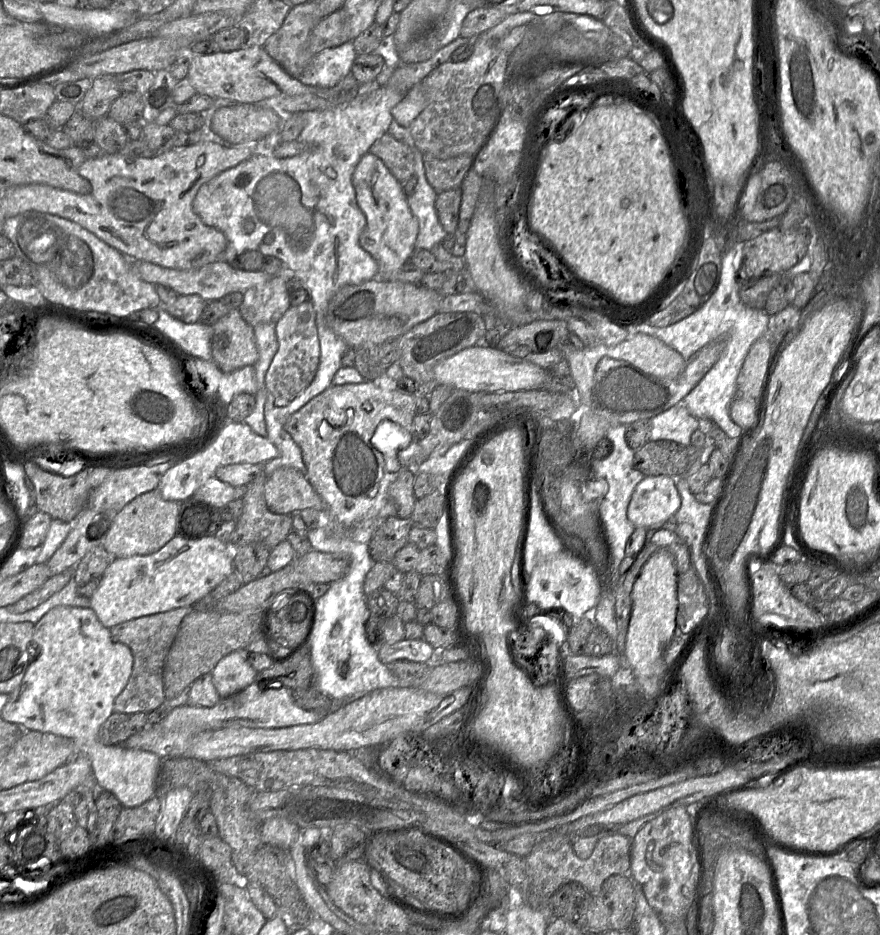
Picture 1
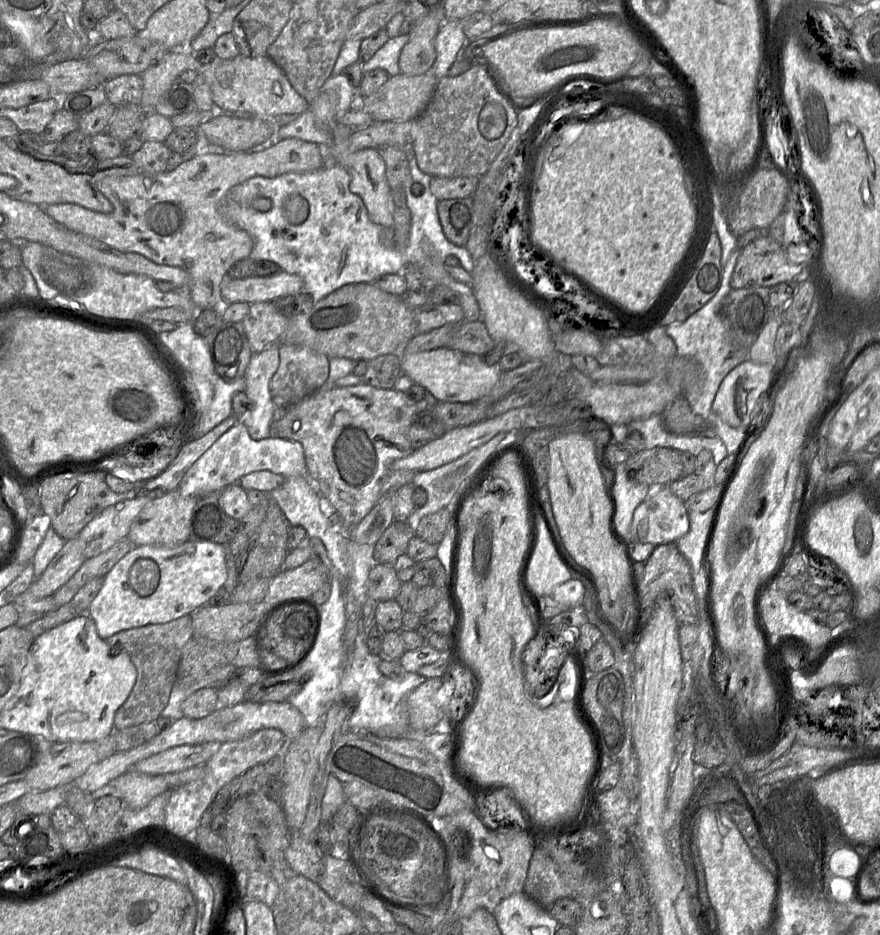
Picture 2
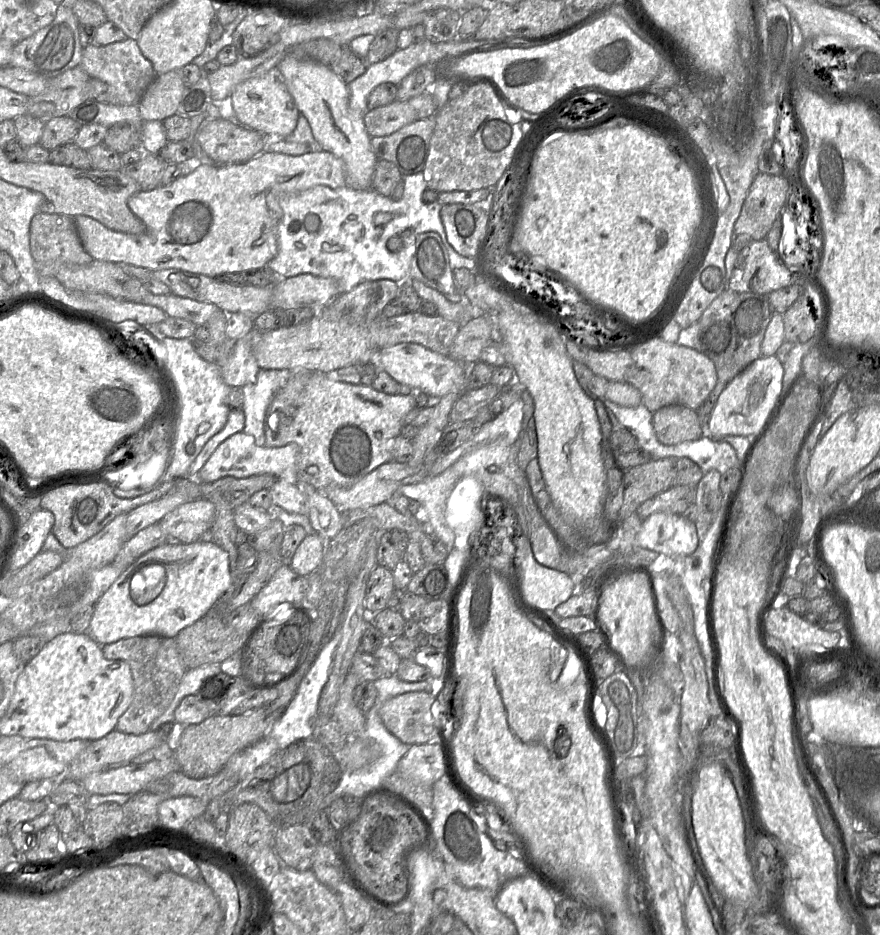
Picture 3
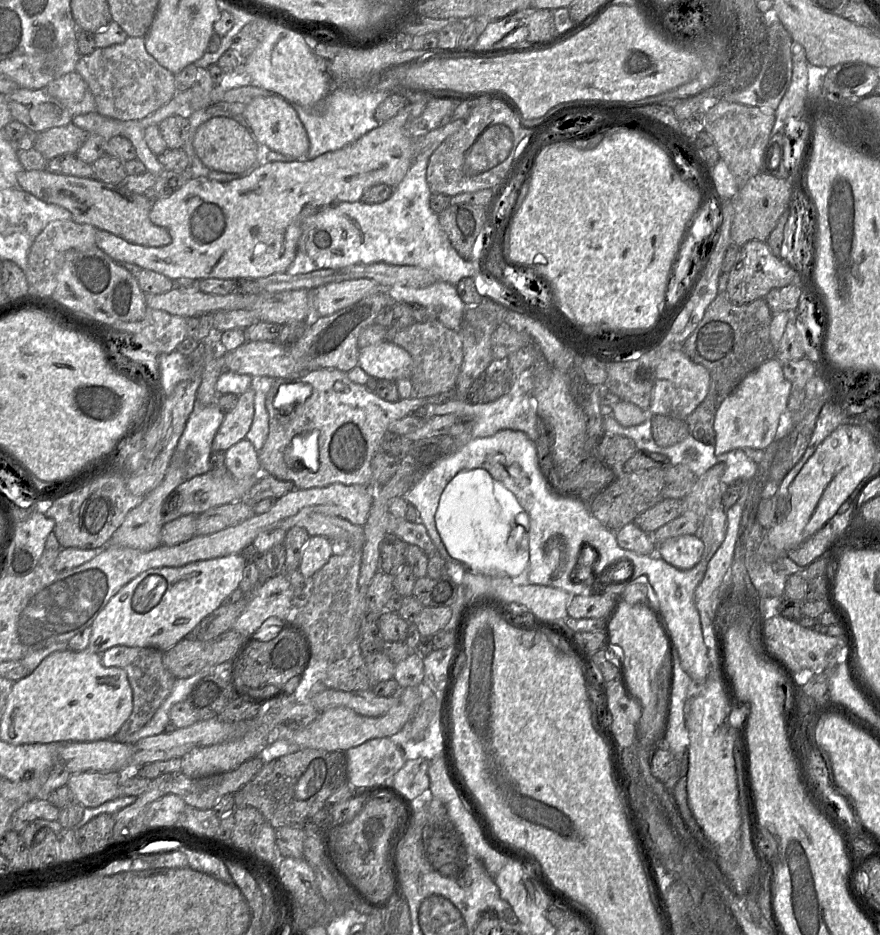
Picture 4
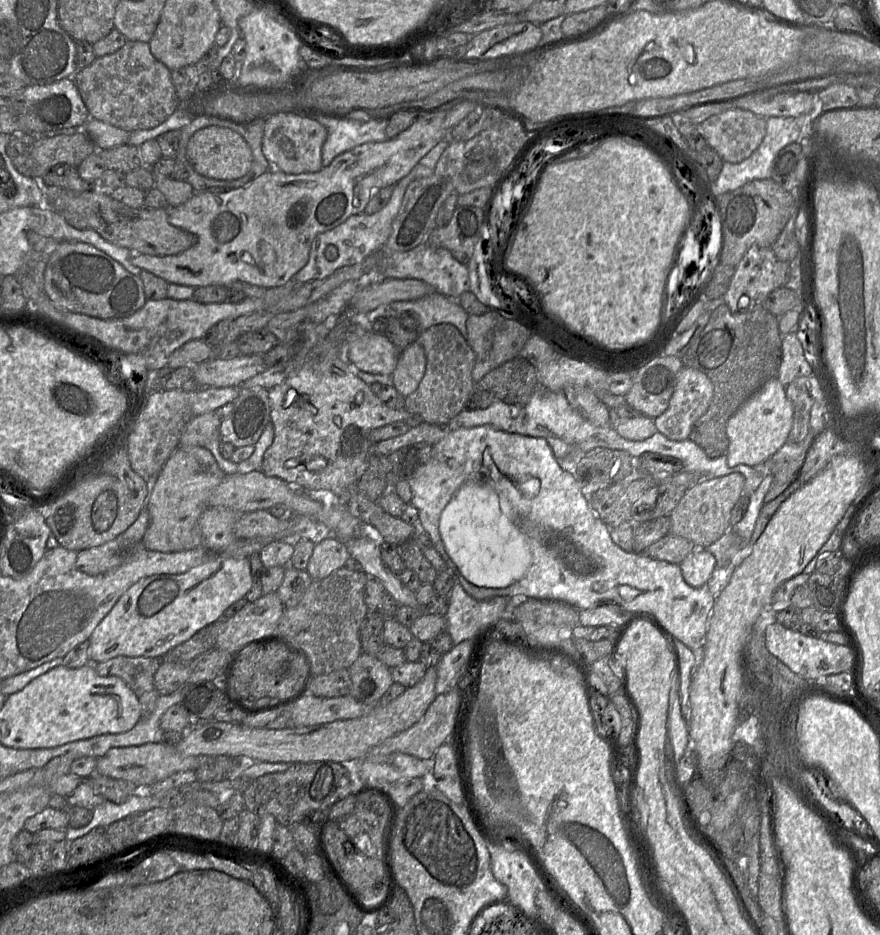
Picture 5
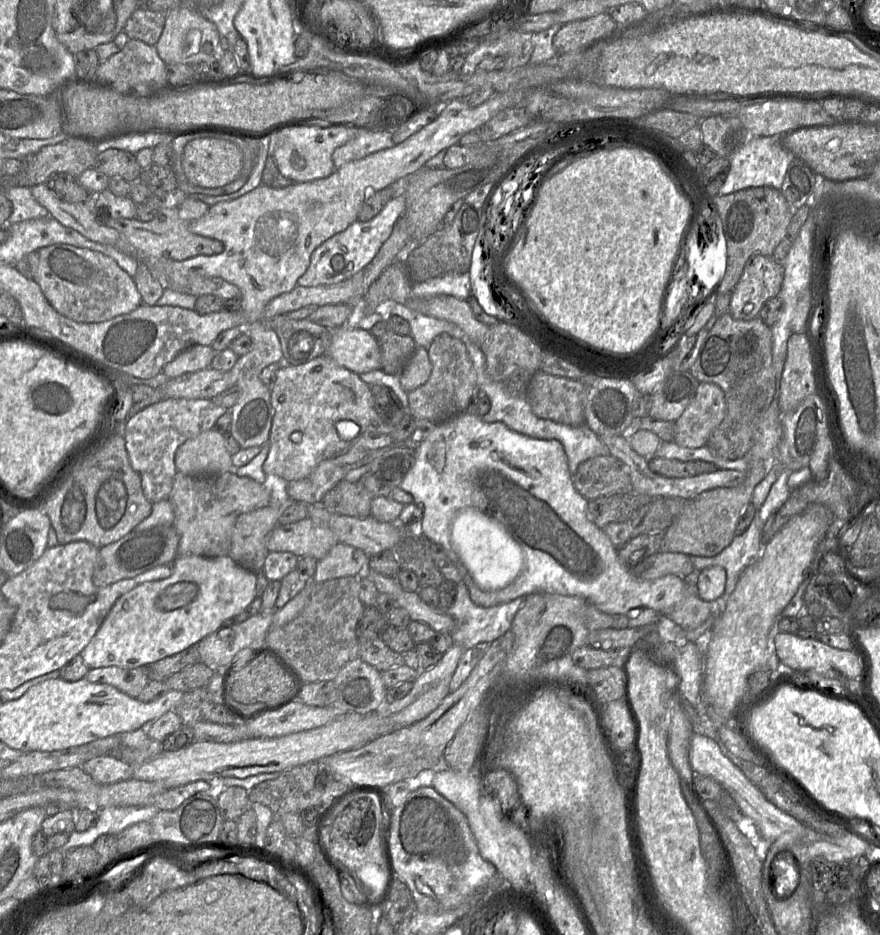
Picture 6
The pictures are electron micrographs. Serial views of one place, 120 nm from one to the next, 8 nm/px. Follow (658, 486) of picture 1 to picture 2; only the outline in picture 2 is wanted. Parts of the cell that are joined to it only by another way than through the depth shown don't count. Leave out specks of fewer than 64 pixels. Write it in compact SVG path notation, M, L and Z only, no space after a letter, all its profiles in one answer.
M668 486L651 488L652 492L633 513L629 542L651 543L656 546L677 542L689 531L689 516L685 502L673 494Z

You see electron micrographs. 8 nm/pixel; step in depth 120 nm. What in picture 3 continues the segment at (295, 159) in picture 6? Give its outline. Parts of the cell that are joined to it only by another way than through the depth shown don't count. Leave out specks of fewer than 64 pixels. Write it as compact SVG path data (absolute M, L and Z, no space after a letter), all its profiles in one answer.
M274 74L250 78L238 84L229 97L233 115L263 135L285 138L295 130L300 111L282 81Z

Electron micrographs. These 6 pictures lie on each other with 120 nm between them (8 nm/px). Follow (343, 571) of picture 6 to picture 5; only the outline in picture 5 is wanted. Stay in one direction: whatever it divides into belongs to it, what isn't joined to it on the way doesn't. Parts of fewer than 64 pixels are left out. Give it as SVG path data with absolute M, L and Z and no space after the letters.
M327 534L315 542L306 571L312 580L320 580L350 563L351 555L344 541Z

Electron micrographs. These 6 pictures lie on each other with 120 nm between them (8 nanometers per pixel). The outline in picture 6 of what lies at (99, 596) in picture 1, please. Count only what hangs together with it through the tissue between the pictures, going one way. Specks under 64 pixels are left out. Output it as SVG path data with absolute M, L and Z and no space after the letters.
M230 556L177 557L173 573L166 579L146 582L122 595L114 604L97 633L81 652L88 669L117 666L146 667L165 657L197 645L207 635L223 627L223 622L245 611L256 597L257 574Z

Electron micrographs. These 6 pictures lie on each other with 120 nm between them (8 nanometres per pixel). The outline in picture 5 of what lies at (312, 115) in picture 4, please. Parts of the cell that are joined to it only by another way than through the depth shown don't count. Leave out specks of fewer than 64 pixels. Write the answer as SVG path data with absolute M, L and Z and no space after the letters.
M318 117L316 120L327 130L327 138L322 147L322 164L328 166L335 157L359 145L384 142L388 139L386 127L388 119L371 118L368 121Z

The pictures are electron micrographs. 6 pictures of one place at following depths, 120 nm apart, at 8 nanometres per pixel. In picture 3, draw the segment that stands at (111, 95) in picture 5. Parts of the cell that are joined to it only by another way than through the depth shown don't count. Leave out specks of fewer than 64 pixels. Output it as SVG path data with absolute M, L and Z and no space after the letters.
M131 38L108 45L97 45L92 42L84 48L80 66L90 77L99 79L116 90L115 105L138 105L157 76L151 62L142 54L137 40Z

